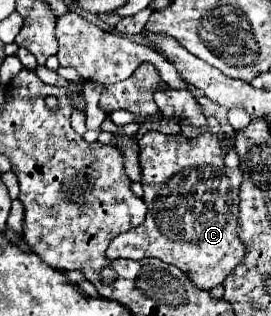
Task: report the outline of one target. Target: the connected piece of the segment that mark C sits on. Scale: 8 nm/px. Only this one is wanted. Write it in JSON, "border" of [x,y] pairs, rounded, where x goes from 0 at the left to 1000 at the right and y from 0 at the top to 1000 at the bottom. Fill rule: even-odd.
{"border":[[[539,418],[517,437],[517,532],[524,532],[524,633],[546,652],[524,715],[428,747],[391,810],[421,816],[583,816],[657,842],[716,905],[775,918],[900,816],[900,772],[871,759],[871,671],[893,544],[827,525],[812,443],[753,418],[723,437],[613,430]]]}

